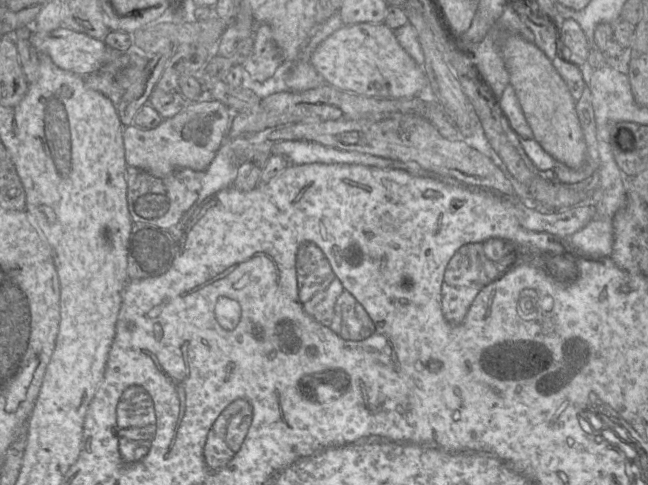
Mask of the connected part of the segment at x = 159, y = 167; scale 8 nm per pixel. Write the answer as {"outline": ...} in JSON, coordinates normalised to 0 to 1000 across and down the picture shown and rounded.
{"outline":[[[315,198],[309,208],[292,210],[275,235],[252,245],[241,264],[219,266],[208,258],[190,264],[193,330],[230,359],[252,367],[275,346],[316,353],[335,311],[352,287],[361,231],[344,212]]]}

